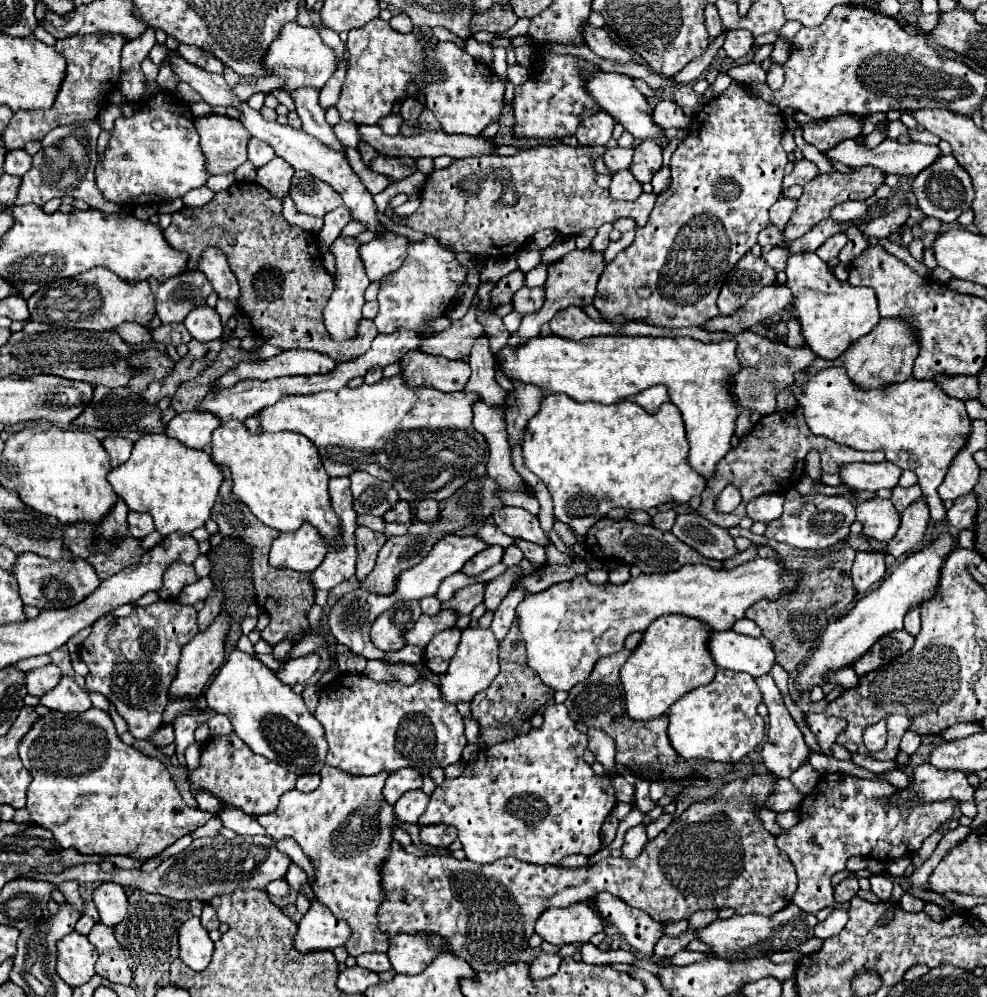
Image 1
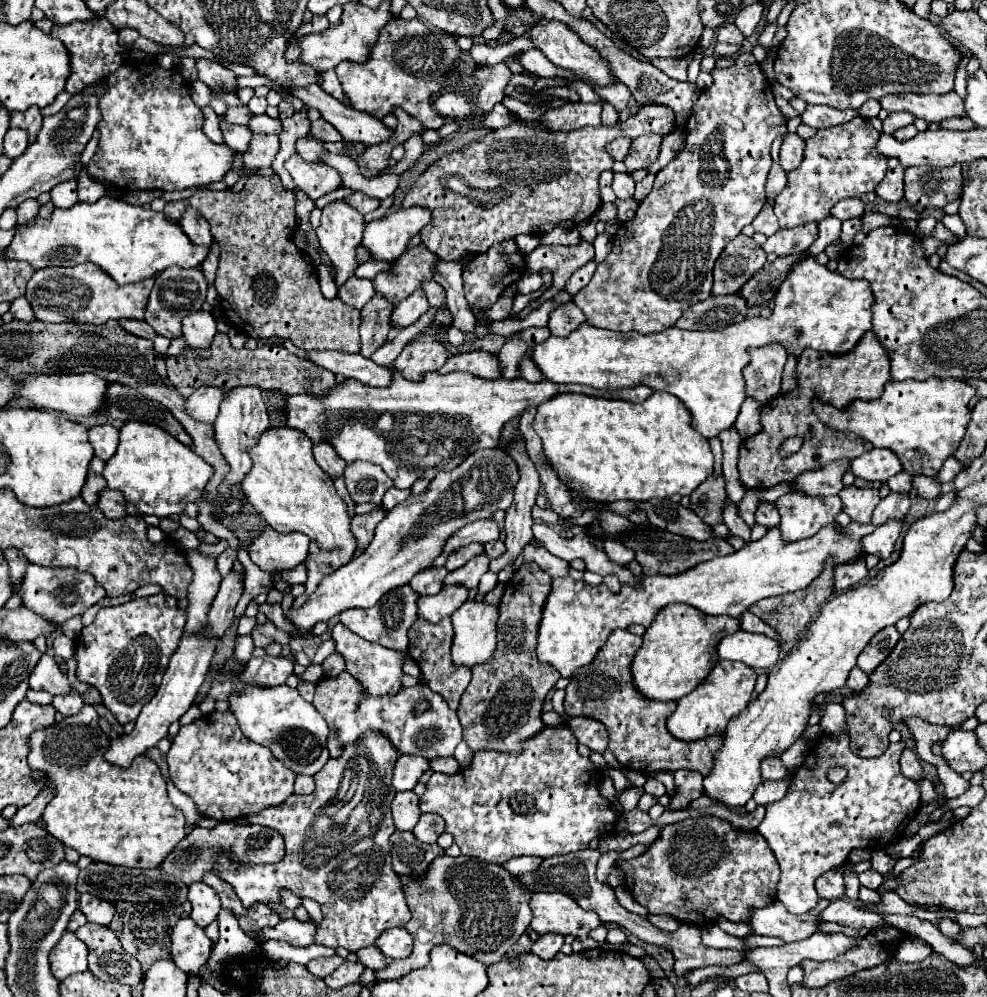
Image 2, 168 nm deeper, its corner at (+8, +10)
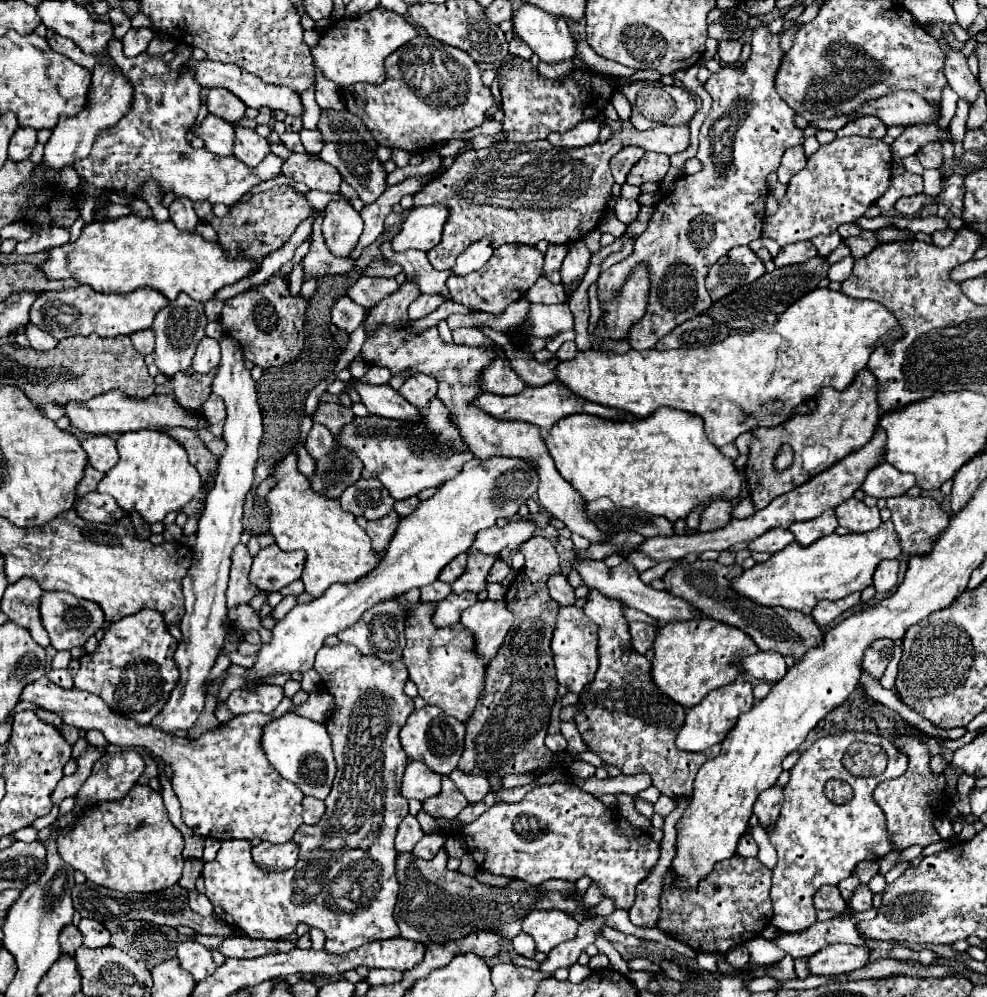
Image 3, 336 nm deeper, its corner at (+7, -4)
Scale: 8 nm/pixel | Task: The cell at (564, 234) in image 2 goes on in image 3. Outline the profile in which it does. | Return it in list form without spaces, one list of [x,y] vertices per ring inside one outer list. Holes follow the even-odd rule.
[[[577,240],[569,254],[565,256],[565,262],[561,266],[561,278],[563,278],[563,284],[573,284],[575,280],[581,280],[587,272],[587,266],[589,266],[589,260],[591,260],[591,252],[587,250],[587,246]]]

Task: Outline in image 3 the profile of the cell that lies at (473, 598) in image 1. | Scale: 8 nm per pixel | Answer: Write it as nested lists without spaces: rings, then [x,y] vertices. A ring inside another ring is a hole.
[[[469,550],[467,552],[467,568],[465,572],[451,584],[455,594],[461,594],[465,590],[469,592],[481,592],[485,586],[485,578],[489,574],[489,568],[493,562],[499,558],[497,554],[483,554],[479,550]]]

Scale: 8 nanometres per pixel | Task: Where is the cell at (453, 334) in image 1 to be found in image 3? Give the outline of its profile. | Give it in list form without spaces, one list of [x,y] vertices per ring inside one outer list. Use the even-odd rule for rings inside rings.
[[[413,374],[399,388],[399,394],[415,408],[427,408],[429,402],[435,398],[435,392],[437,392],[437,384],[433,376],[427,374]]]

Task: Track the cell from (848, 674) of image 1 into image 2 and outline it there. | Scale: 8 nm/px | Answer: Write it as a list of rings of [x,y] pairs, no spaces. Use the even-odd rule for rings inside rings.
[[[852,668],[850,676],[846,680],[846,686],[850,690],[862,690],[868,684],[868,674],[864,674],[860,668]]]

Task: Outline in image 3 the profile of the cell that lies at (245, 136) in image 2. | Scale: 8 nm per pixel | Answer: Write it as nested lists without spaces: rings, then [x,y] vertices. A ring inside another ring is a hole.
[[[207,116],[203,122],[199,122],[199,126],[193,124],[191,130],[197,134],[197,138],[203,140],[209,152],[219,156],[233,154],[233,124],[217,116]]]

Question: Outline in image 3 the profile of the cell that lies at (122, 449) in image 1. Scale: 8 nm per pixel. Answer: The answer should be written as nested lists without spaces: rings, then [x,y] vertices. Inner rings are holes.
[[[105,434],[103,436],[91,436],[91,438],[83,440],[81,446],[87,452],[89,464],[93,468],[97,468],[99,472],[111,470],[119,460],[119,454],[115,450],[115,440],[105,436]]]

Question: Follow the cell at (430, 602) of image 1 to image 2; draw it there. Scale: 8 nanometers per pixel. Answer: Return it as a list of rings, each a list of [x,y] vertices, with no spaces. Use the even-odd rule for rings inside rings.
[[[428,568],[428,570],[422,570],[418,572],[412,580],[410,580],[410,586],[412,590],[418,592],[418,596],[426,596],[426,594],[436,594],[442,590],[442,582],[444,582],[444,576],[448,574],[446,568]]]

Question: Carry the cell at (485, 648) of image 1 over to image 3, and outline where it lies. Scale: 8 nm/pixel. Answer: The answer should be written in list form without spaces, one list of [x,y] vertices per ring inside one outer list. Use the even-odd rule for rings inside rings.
[[[479,600],[461,614],[461,620],[473,632],[479,656],[491,660],[513,624],[513,614],[505,602]]]

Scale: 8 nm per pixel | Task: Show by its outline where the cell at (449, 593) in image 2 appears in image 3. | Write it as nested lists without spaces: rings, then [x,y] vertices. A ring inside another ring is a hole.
[[[463,592],[463,594],[449,594],[445,600],[441,600],[437,604],[435,616],[433,616],[433,624],[441,626],[453,626],[455,622],[459,622],[461,612],[469,606],[473,606],[477,602],[477,594],[473,592]]]

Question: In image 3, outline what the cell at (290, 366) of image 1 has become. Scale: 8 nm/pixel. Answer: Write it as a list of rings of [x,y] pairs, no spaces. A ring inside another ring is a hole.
[[[355,384],[355,390],[361,394],[361,402],[373,416],[401,420],[407,424],[421,422],[419,408],[413,408],[403,396],[397,396],[397,390],[391,390],[387,384],[383,386]]]

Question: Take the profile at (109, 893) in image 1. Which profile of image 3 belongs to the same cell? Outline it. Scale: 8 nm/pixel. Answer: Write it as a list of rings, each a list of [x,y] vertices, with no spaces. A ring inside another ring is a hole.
[[[81,918],[79,930],[83,934],[83,946],[85,948],[105,948],[109,944],[109,932],[97,920]]]

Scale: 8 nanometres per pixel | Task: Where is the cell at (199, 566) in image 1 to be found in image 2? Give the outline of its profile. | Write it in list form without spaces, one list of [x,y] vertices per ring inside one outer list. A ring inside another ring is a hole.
[[[221,539],[221,541],[216,544],[209,544],[202,542],[199,548],[204,556],[216,558],[222,552],[224,552],[224,550],[226,550],[228,547],[229,547],[228,541]]]

